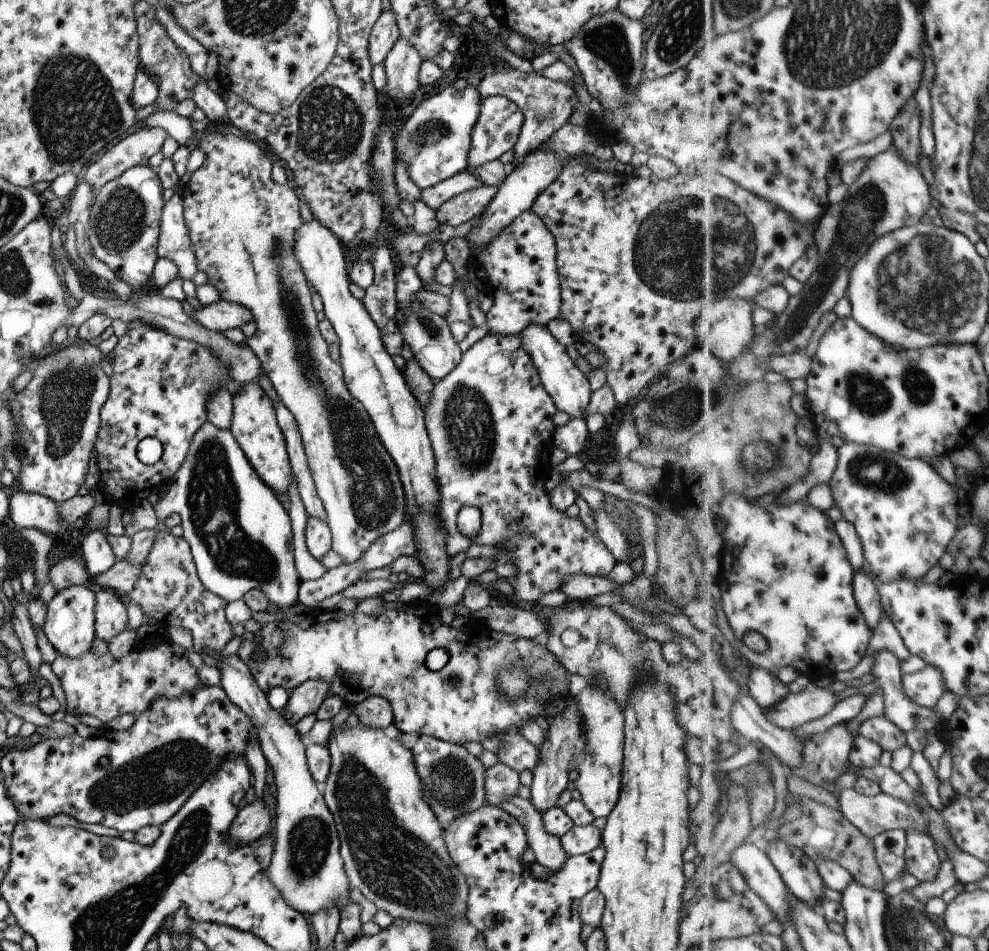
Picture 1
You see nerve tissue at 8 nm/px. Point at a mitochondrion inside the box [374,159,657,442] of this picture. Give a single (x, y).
(434, 333)

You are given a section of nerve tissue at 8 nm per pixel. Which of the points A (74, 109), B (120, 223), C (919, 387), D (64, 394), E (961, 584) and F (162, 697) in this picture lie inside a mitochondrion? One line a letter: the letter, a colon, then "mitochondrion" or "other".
A: mitochondrion
B: mitochondrion
C: mitochondrion
D: mitochondrion
E: other
F: other

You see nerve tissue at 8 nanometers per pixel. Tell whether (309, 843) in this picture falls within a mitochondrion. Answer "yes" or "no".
yes

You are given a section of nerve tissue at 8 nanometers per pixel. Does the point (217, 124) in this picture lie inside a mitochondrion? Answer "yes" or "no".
no

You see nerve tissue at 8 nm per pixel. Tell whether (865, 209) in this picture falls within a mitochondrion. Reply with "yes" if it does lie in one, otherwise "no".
yes

